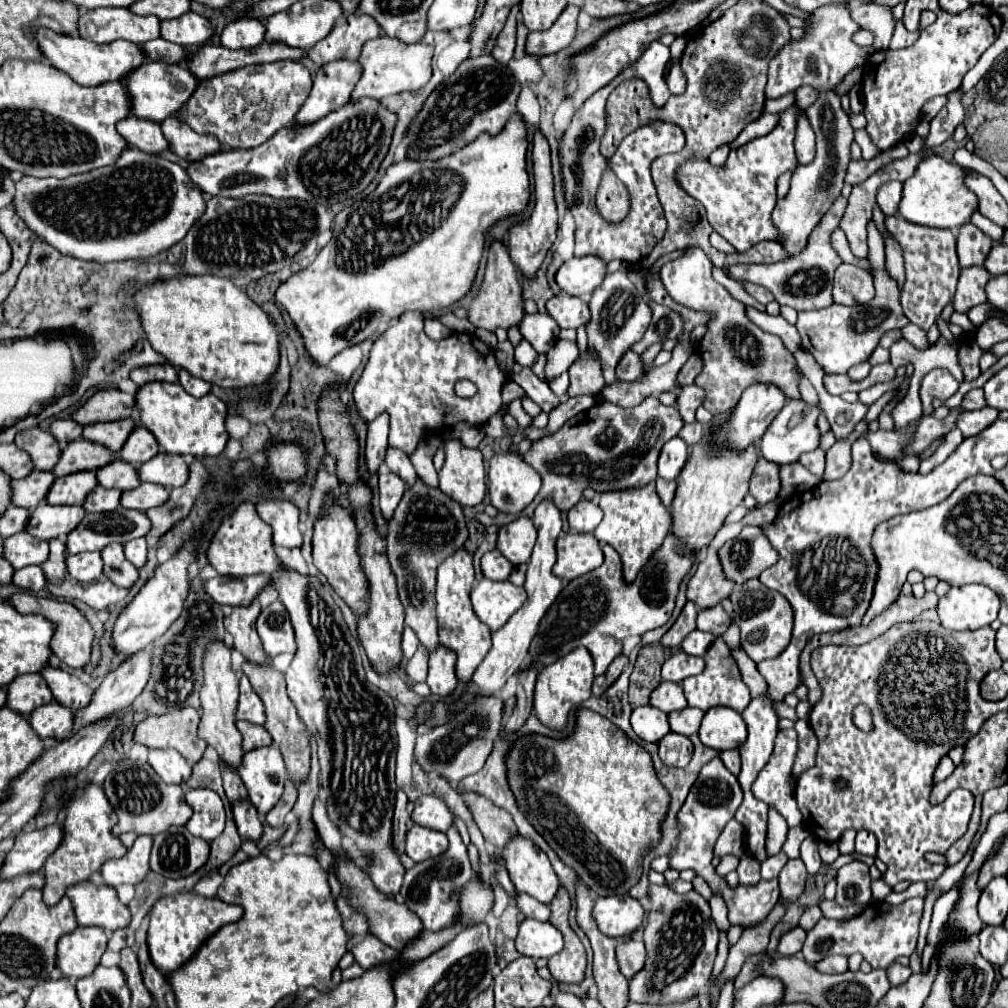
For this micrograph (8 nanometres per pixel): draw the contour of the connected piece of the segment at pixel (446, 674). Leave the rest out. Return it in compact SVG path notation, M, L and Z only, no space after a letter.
M439 645L429 655L429 675L427 683L435 695L447 697L457 687L457 677L453 677L453 653Z

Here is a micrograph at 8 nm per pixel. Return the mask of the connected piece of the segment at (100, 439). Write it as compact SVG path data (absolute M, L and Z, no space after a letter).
M121 419L121 421L111 421L111 423L93 423L83 427L83 437L87 441L97 441L99 445L105 445L107 449L113 449L117 453L133 427L139 425L135 419Z

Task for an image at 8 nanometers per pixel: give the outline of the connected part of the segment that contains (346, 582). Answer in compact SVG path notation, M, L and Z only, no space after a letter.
M325 493L323 513L317 517L313 525L313 563L327 577L331 587L345 599L345 603L353 609L355 615L367 611L367 579L359 565L355 521L351 513L345 507L341 507L331 493Z

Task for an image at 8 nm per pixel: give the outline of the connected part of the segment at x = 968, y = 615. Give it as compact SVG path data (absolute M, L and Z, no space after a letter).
M985 585L951 587L937 605L941 625L953 631L973 631L991 625L997 619L997 611L997 593Z

